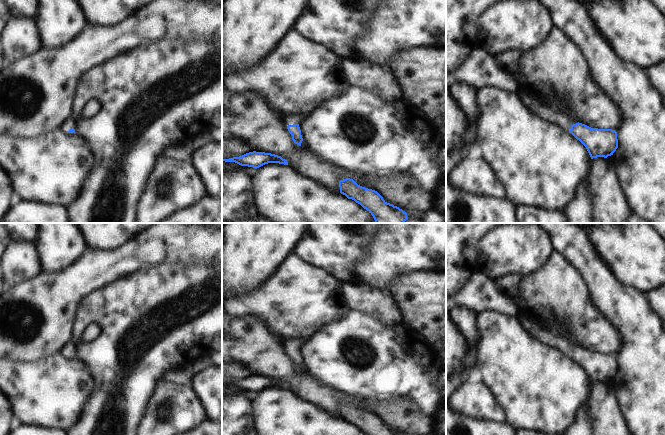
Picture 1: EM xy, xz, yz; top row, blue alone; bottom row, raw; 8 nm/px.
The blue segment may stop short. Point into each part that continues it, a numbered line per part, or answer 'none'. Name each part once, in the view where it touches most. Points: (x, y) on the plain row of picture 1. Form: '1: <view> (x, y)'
1: xz (296, 342).

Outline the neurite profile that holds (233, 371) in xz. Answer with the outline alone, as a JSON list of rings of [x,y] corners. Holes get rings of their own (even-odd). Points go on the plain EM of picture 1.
[[[237,362],[222,365],[222,384],[239,381],[249,376],[251,376],[251,372]]]

